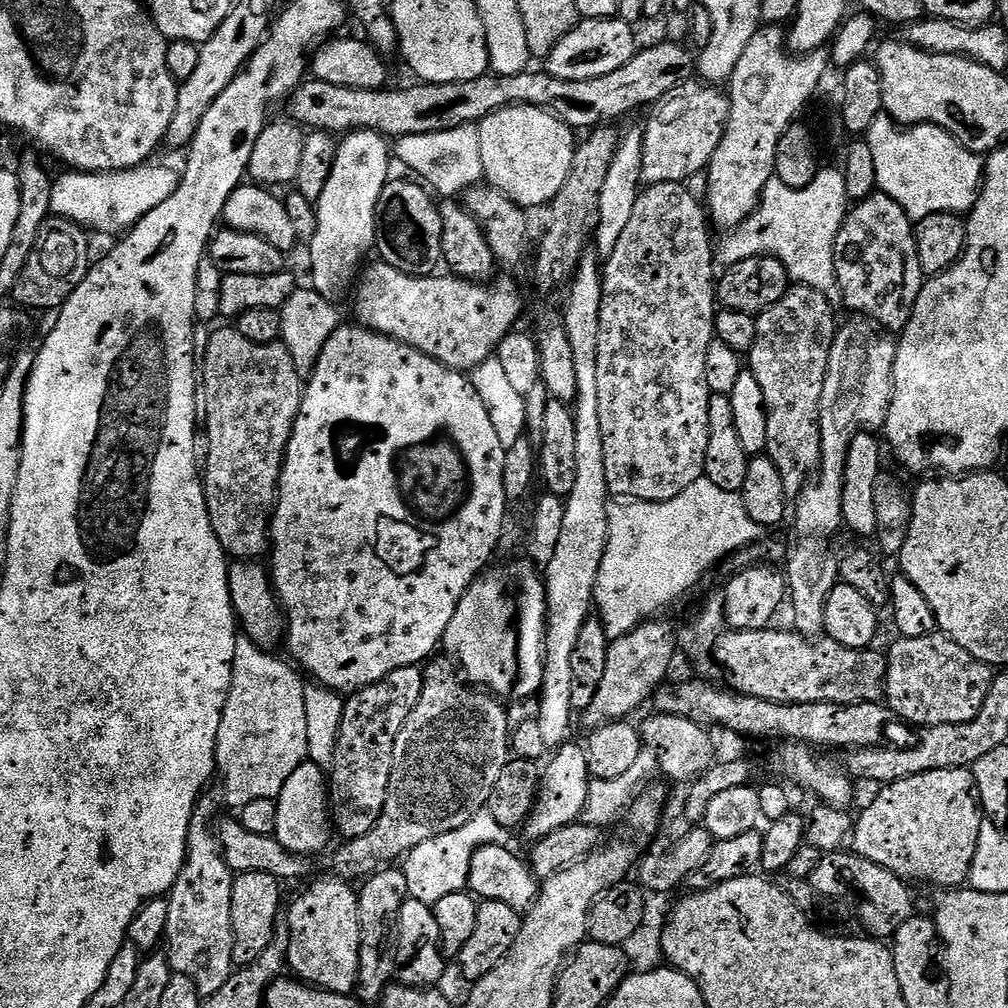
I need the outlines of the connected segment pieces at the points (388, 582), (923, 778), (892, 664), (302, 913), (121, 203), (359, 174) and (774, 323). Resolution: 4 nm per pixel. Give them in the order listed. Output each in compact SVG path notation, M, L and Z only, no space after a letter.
M351 327L336 329L326 346L322 346L322 354L312 375L303 385L298 418L292 427L288 448L284 451L280 486L276 489L276 506L270 521L270 579L286 621L286 644L288 640L292 647L291 659L305 673L308 671L316 679L313 681L317 685L341 694L351 694L357 688L365 688L399 668L423 665L433 655L431 652L441 647L446 626L450 626L450 618L454 618L464 591L489 567L488 559L499 546L500 535L504 532L504 511L510 508L510 502L502 490L505 449L471 379L463 371L439 364L416 348L384 336L381 332Z
M947 768L946 770L930 770L926 774L914 774L914 778L902 778L893 784L885 784L879 789L880 792L864 808L861 816L857 815L854 820L854 827L850 837L851 851L856 855L890 870L895 876L900 877L905 882L917 880L920 884L937 884L940 890L956 890L968 884L968 875L974 862L974 854L978 850L978 834L980 833L980 821L982 819L982 809L980 806L980 795L976 779L971 770L966 768Z
M939 630L922 638L906 638L905 636L900 636L893 642L892 649L887 649L886 655L888 658L888 673L886 674L886 682L884 683L886 704L887 707L891 708L893 717L903 720L909 726L920 724L919 726L923 726L924 728L933 728L934 726L942 726L943 724L970 722L978 714L978 710L982 710L982 702L986 702L986 698L990 694L990 686L994 679L993 665L974 658L974 654L970 654L970 650L962 650L962 646L958 646L958 642L954 642L951 636L945 636Z
M331 878L332 880L320 880L313 886L309 892L304 892L292 904L292 909L287 909L286 918L288 914L288 925L286 931L288 934L288 958L287 963L290 968L293 968L295 975L301 981L307 982L317 988L324 988L328 992L337 992L338 994L349 994L355 989L356 986L356 972L360 968L358 966L358 950L360 949L360 927L358 926L358 902L356 897L358 895L357 889L351 883L345 882L340 878Z
M149 162L140 165L139 168L127 168L125 172L78 172L65 171L65 176L56 176L50 190L50 210L53 216L61 216L70 222L79 224L85 230L96 232L116 232L123 234L129 228L134 227L141 218L150 214L154 206L162 206L170 194L180 184L181 173L172 168L155 168L155 163Z
M367 130L347 133L339 141L334 158L334 170L330 170L326 190L322 190L322 198L315 201L316 233L314 238L307 241L306 244L308 256L312 259L310 287L318 294L322 294L322 298L326 298L332 304L339 305L340 300L346 299L347 296L349 299L358 279L358 273L365 263L364 255L368 251L371 253L376 247L376 207L378 198L382 198L382 190L390 179L388 156L390 160L390 144L385 137Z
M803 286L789 287L787 294L777 304L756 316L756 337L752 351L747 353L746 364L754 378L758 378L758 386L762 386L762 398L766 398L766 455L774 462L774 466L778 466L778 474L782 476L782 490L789 498L799 496L804 485L808 483L809 476L820 467L820 403L832 340L836 337L838 327L836 316L837 309L832 308L830 302L826 302L826 298L818 294L818 290Z

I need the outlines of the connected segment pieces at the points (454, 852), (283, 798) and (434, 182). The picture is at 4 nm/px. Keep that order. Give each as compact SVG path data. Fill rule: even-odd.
M486 810L479 812L466 826L458 826L450 834L442 834L422 842L417 848L403 857L402 867L406 874L408 896L418 902L434 905L438 898L446 898L446 894L458 894L468 888L470 858L483 844L511 845L513 833L509 829L498 826L494 818Z
M305 762L286 778L282 794L276 801L278 822L276 823L276 840L286 846L286 850L311 857L312 852L320 852L328 844L330 832L330 784L326 772L319 764Z
M476 124L442 130L438 134L410 134L399 137L394 144L394 156L413 172L411 175L417 181L427 185L437 197L444 196L440 198L459 197L484 180L484 167L480 157L480 130Z

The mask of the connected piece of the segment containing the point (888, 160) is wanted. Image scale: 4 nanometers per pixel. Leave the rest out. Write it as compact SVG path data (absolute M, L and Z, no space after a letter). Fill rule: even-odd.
M882 114L874 118L874 126L870 126L866 139L874 154L877 189L894 198L894 202L906 210L913 222L939 212L967 214L972 211L982 183L981 157L963 148L944 128L935 128L933 124L901 126L888 115Z

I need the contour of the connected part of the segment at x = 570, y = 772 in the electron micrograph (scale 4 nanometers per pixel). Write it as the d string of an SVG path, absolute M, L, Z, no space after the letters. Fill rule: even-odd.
M566 742L551 756L552 760L543 767L539 794L536 796L535 806L524 821L520 834L523 834L526 843L533 844L560 829L564 825L575 823L585 808L586 796L589 793L591 776L586 766L583 747L577 743Z

